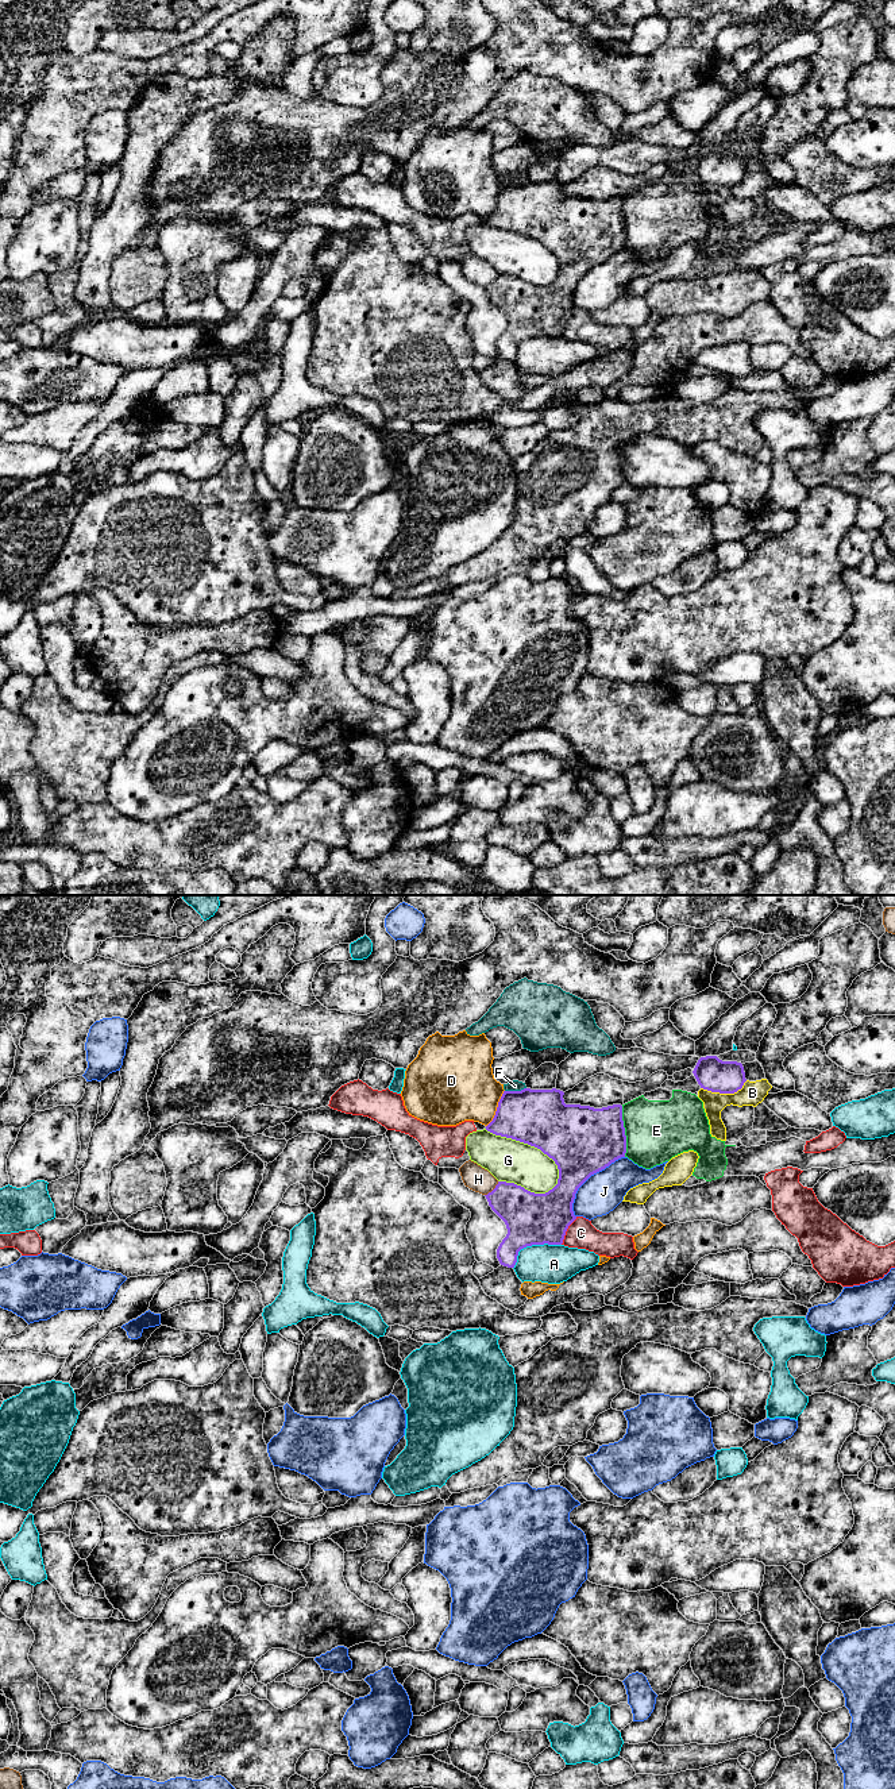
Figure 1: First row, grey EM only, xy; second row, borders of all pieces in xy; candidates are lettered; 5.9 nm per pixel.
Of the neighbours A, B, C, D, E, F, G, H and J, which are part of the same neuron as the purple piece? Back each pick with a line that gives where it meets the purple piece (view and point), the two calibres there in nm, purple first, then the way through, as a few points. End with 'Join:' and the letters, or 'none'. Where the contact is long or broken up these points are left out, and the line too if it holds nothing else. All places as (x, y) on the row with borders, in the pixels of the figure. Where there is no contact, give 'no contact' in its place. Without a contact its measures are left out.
Join: none

